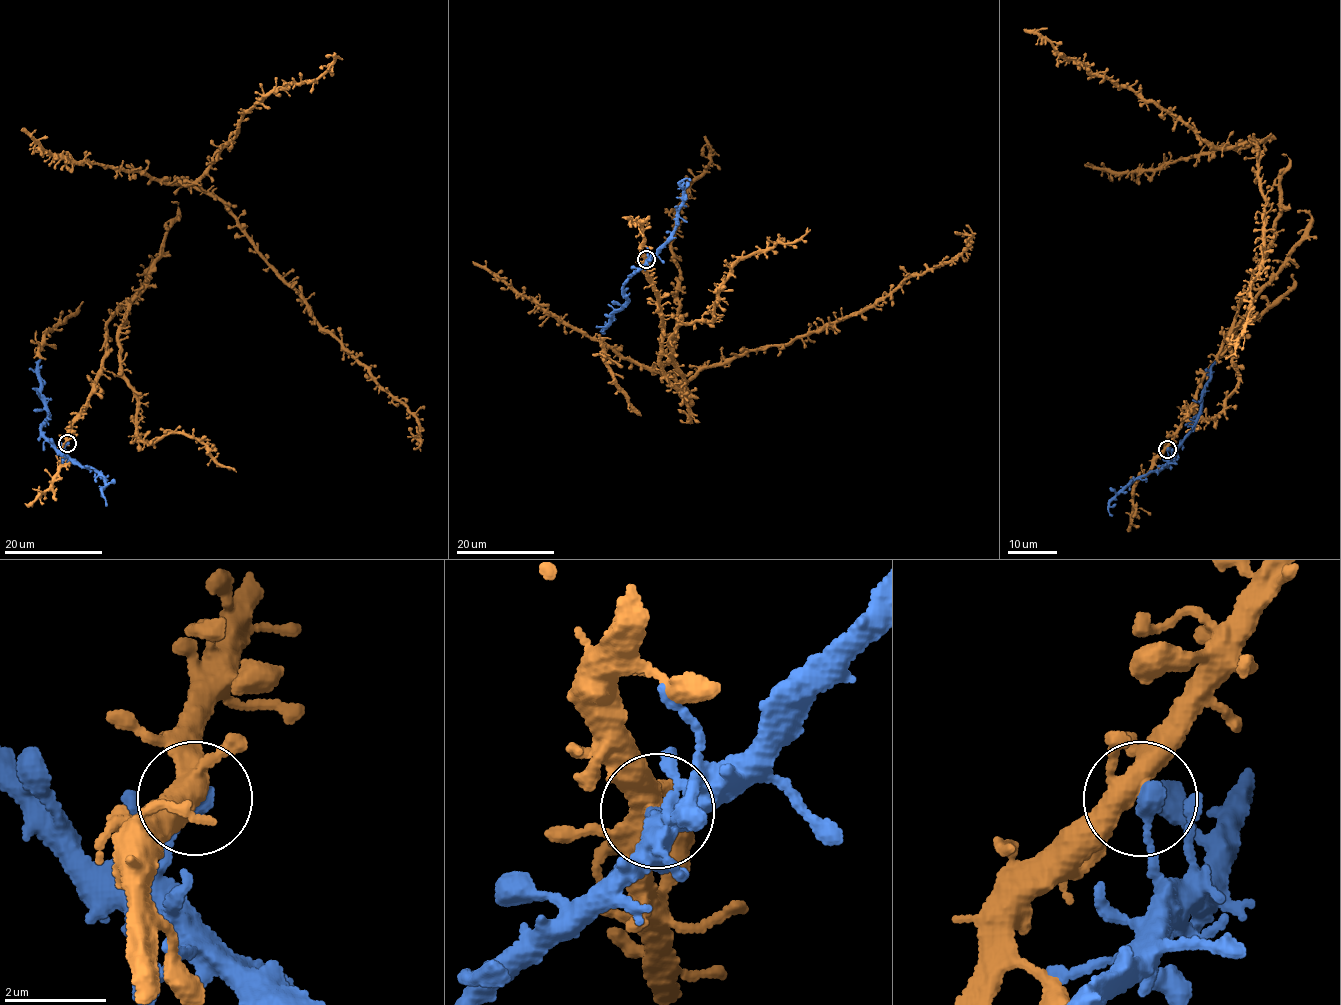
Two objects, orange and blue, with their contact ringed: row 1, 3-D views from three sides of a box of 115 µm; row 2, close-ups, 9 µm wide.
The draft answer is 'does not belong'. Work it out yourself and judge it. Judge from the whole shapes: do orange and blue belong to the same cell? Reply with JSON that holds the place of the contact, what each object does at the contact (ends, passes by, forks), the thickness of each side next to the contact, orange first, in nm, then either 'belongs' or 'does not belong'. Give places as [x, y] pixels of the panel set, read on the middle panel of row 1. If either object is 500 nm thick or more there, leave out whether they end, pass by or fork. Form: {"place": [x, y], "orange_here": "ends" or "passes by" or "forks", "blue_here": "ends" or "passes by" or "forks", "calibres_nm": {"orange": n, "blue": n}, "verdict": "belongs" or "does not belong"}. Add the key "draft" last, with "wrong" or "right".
{"place": [646, 259], "orange_here": "forks", "blue_here": "ends", "calibres_nm": {"orange": 380, "blue": 360}, "verdict": "belongs", "draft": "wrong"}

